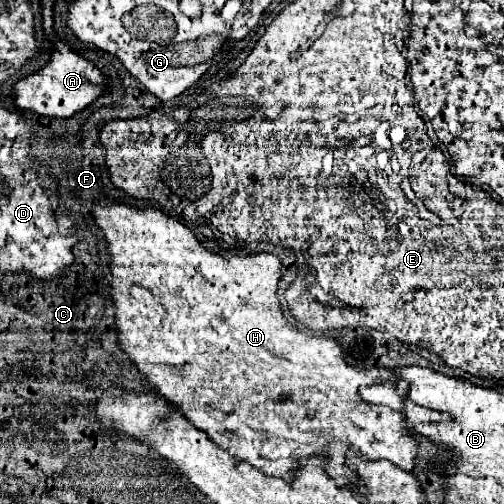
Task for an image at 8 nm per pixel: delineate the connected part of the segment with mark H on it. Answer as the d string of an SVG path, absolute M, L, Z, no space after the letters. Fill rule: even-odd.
M100 198L96 210L94 210L94 220L100 226L100 230L104 232L106 240L108 240L108 252L112 256L112 264L110 264L110 272L112 272L112 300L116 306L116 326L118 326L118 342L120 348L128 354L128 358L138 366L138 370L142 370L142 374L148 378L148 382L152 382L160 394L164 394L170 402L178 404L184 412L184 416L202 432L206 432L220 448L230 450L236 458L242 458L244 462L250 462L252 466L256 466L258 470L262 470L264 474L270 476L278 476L284 478L286 482L292 480L292 476L306 466L308 456L322 456L326 458L324 462L324 470L326 474L338 484L338 486L356 486L362 492L366 490L366 484L358 478L358 474L354 470L350 470L346 466L346 450L354 450L354 454L360 460L390 460L394 464L398 464L402 470L412 472L416 466L416 458L418 458L418 442L414 438L414 426L420 422L448 422L450 416L444 412L436 412L424 406L414 404L408 398L408 382L406 380L396 380L396 388L400 390L400 396L404 400L404 412L396 412L396 410L388 410L388 406L376 406L370 404L366 400L362 400L358 388L362 386L372 386L376 382L386 382L388 376L392 374L392 368L382 368L382 366L372 366L372 368L354 368L350 364L346 364L344 356L342 356L342 346L338 340L322 334L322 336L310 336L306 332L300 332L298 328L292 328L292 324L284 318L282 308L280 308L280 300L278 300L278 282L282 276L282 262L278 260L278 256L268 254L268 252L260 252L260 254L250 254L250 256L220 256L210 252L208 248L204 248L196 236L192 234L190 228L182 226L178 220L166 216L164 212L156 210L156 208L146 208L146 210L138 210L138 208L130 208L126 204L118 204L106 198Z

